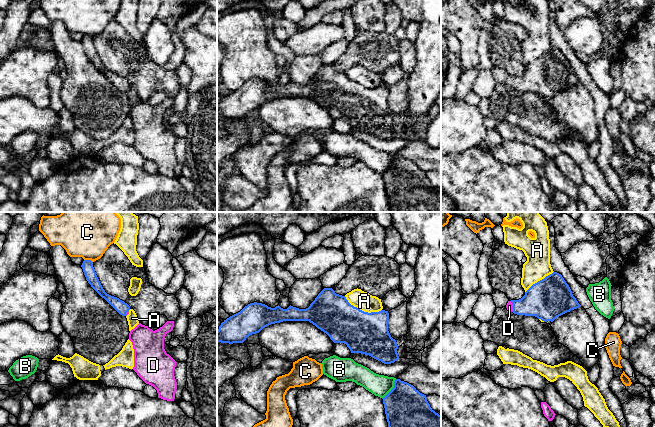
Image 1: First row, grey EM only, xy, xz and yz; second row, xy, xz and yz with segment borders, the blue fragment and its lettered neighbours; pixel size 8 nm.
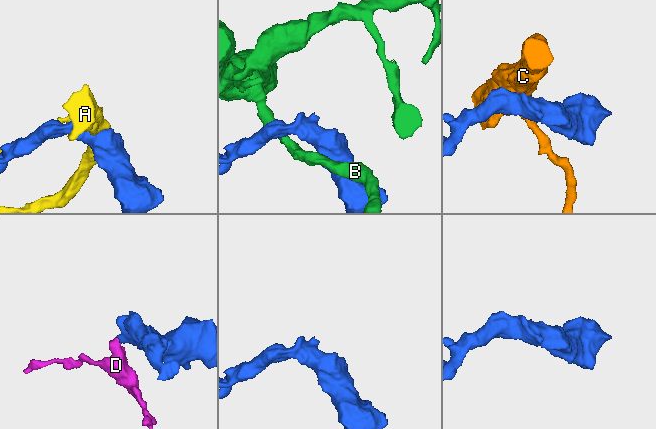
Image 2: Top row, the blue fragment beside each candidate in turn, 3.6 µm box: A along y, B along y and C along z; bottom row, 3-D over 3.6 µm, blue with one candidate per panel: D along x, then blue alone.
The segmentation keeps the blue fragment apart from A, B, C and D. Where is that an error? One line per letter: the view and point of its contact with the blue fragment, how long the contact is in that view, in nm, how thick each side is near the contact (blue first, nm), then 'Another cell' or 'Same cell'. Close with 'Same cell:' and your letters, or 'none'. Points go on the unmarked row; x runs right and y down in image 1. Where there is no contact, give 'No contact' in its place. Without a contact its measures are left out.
A: Touches blue at xz (361, 86). Shared border 320 nm. Thickness 340 nm (blue) against 150 nm. Another cell
B: Touches blue at xz (392, 165). Shared border 200 nm. Thickness 360 nm (blue) against 170 nm. Another cell
C: Touches blue at xy (88, 36). Shared border 80 nm. Thickness 90 nm (blue) against 280 nm. Another cell
D: Touches blue at yz (513, 82). Shared border 90 nm. Thickness 300 nm (blue) against 60 nm. Same cell
Same cell: D

